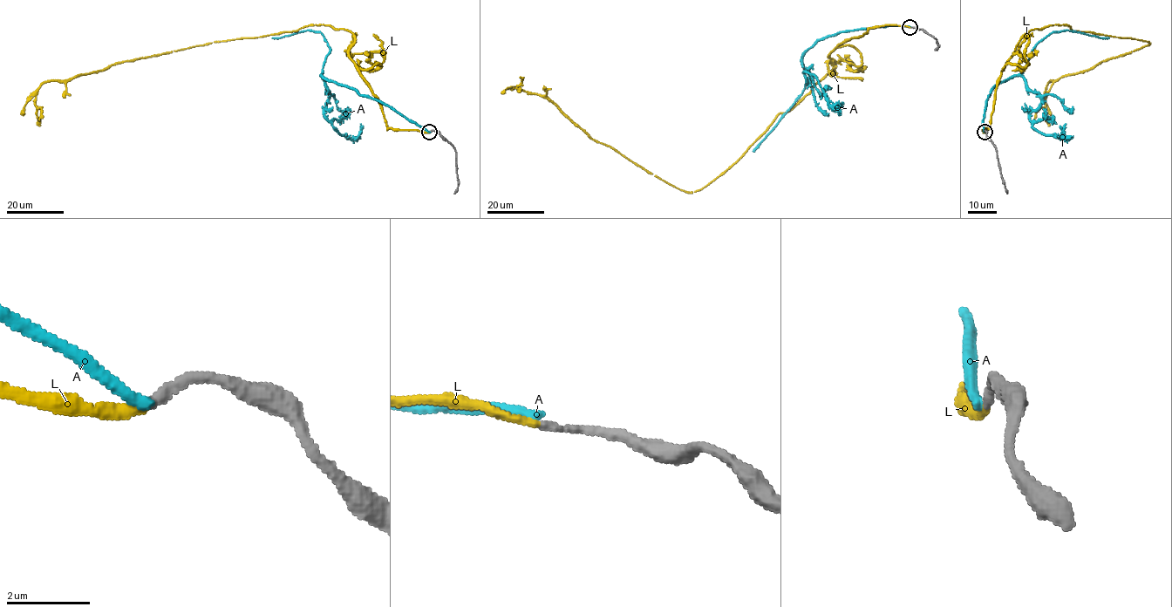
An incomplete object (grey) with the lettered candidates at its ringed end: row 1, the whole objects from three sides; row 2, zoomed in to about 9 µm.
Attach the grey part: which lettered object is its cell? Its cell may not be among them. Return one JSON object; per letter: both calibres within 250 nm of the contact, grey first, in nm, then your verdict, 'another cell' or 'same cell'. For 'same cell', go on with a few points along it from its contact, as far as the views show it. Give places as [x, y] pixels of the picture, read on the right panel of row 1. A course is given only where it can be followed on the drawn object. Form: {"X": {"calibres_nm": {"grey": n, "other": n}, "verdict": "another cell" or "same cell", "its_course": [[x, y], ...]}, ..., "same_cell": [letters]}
{"A": {"calibres_nm": {"grey": 200, "other": 240}, "verdict": "another cell"}, "L": {"calibres_nm": {"grey": 200, "other": 200}, "verdict": "same cell", "its_course": [[984, 132], [998, 78], [1031, 30], [1067, 24], [1148, 41], [1050, 81], [1049, 126]]}, "same_cell": ["L"]}

